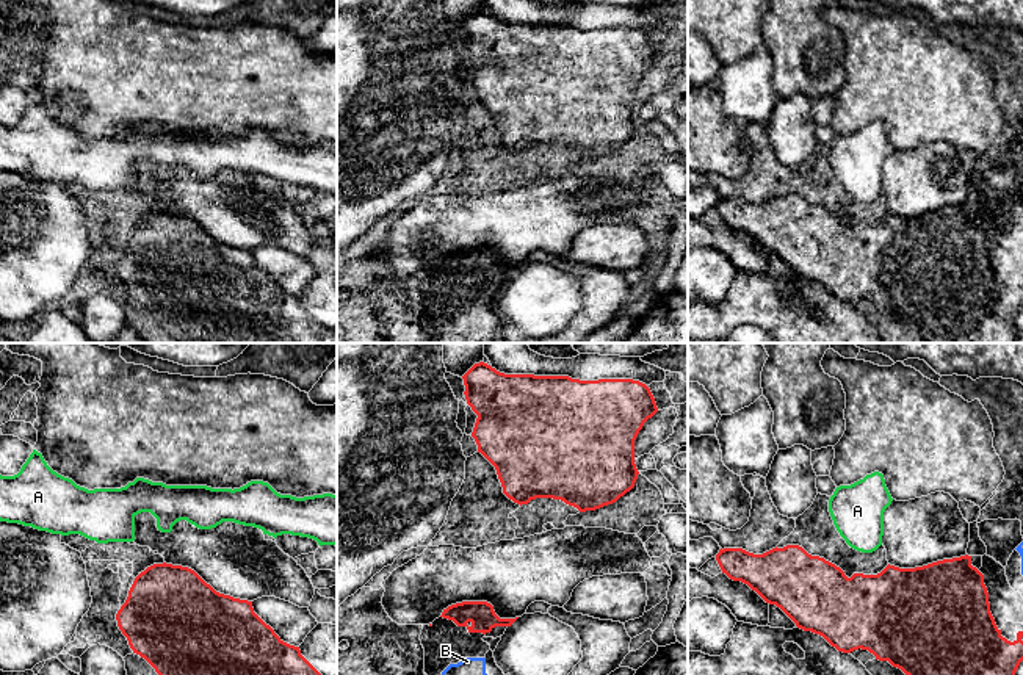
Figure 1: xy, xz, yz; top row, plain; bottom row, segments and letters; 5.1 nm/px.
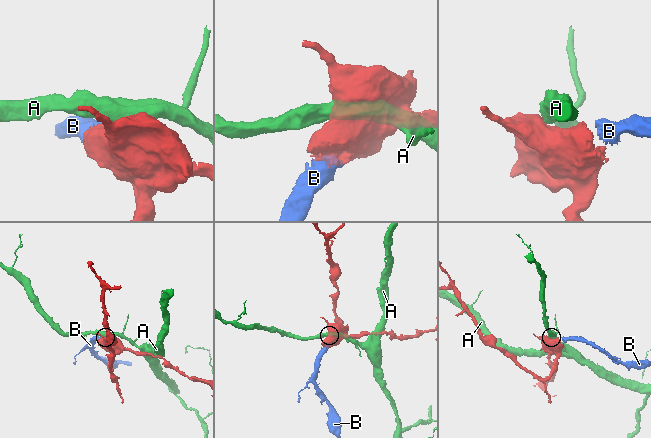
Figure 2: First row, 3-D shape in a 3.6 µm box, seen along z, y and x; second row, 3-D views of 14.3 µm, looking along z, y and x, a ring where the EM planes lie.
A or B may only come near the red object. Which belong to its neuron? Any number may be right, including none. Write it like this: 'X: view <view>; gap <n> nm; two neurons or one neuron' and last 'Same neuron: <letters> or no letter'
A: view yz; gap 100 nm; two neurons
B: view xz; gap 130 nm; one neuron
Same neuron: B

